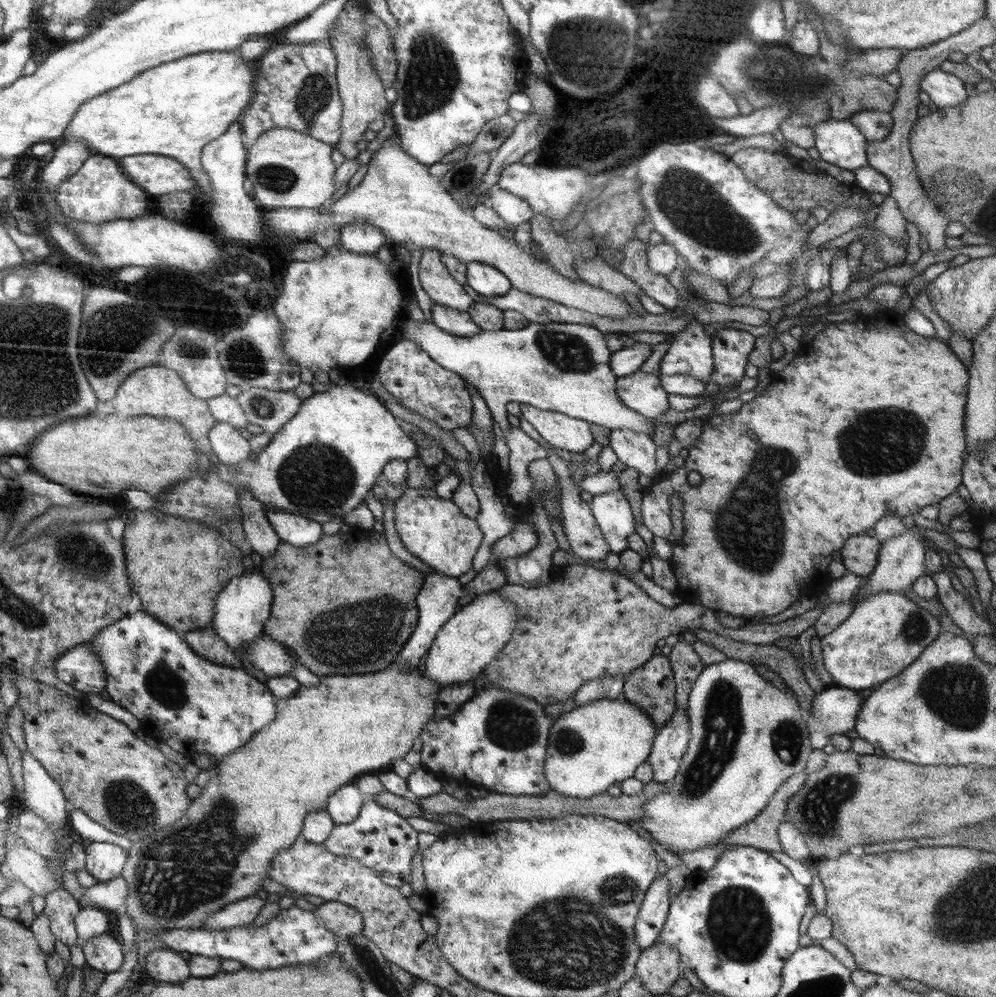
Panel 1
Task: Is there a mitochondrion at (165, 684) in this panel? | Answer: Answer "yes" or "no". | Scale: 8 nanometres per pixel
yes

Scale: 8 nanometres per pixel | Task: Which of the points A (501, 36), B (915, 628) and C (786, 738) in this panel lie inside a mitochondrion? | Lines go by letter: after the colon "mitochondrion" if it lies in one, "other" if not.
A: other
B: mitochondrion
C: mitochondrion

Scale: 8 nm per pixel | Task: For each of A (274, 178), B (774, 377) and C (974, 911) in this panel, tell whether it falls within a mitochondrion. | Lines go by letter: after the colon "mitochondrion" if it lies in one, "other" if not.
A: mitochondrion
B: other
C: mitochondrion

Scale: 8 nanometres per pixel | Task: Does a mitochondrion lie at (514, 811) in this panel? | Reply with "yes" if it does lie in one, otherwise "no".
no

